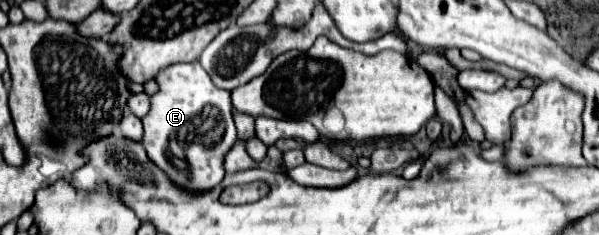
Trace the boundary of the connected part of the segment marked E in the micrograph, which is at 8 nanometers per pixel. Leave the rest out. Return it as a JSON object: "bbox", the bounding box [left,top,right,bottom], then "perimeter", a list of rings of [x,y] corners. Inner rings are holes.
{"bbox":[142,61,236,191],"perimeter":[[[198,61],[174,63],[156,75],[158,91],[150,95],[150,111],[142,119],[142,143],[148,157],[178,185],[200,191],[224,177],[224,155],[236,143],[230,93],[212,85]]]}

